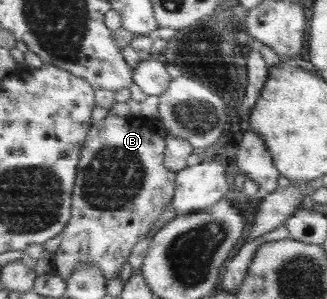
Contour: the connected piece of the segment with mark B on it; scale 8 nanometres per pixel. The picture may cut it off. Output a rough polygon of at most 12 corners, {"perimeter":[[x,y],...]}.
{"perimeter":[[156,120],[93,122],[53,271],[119,277],[174,200]]}

